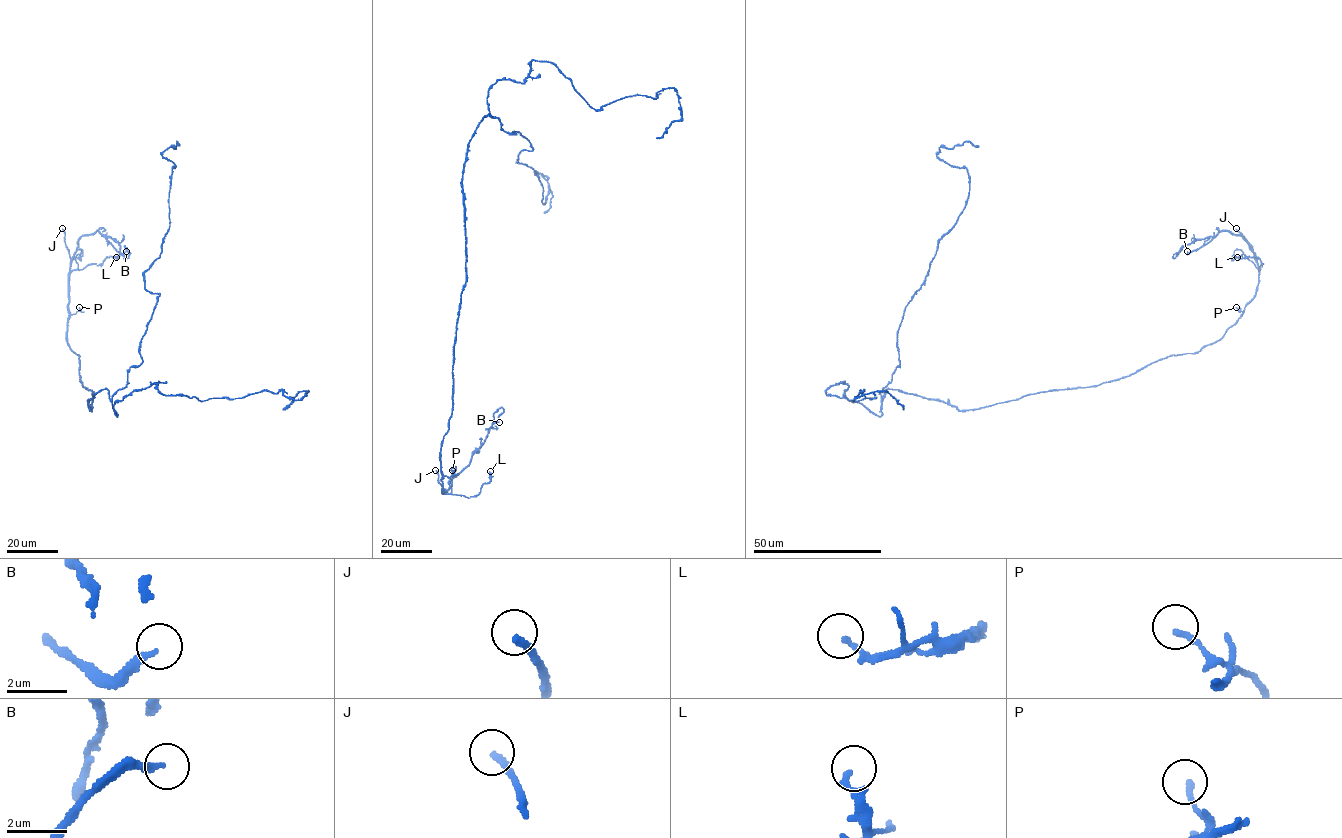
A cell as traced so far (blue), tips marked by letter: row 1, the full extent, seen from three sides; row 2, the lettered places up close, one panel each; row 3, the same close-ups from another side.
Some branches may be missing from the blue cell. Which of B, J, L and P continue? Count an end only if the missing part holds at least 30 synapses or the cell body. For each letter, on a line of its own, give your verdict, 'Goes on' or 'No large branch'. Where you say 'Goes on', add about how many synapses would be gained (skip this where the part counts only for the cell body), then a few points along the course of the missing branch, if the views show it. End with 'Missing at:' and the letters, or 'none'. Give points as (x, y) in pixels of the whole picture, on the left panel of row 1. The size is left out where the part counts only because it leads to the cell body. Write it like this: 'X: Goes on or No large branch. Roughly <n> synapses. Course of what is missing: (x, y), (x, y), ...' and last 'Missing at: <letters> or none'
B: No large branch
J: Goes on. Course of what is missing: (62, 228), (39, 213), (10, 181)
L: No large branch
P: No large branch
Missing at: J

